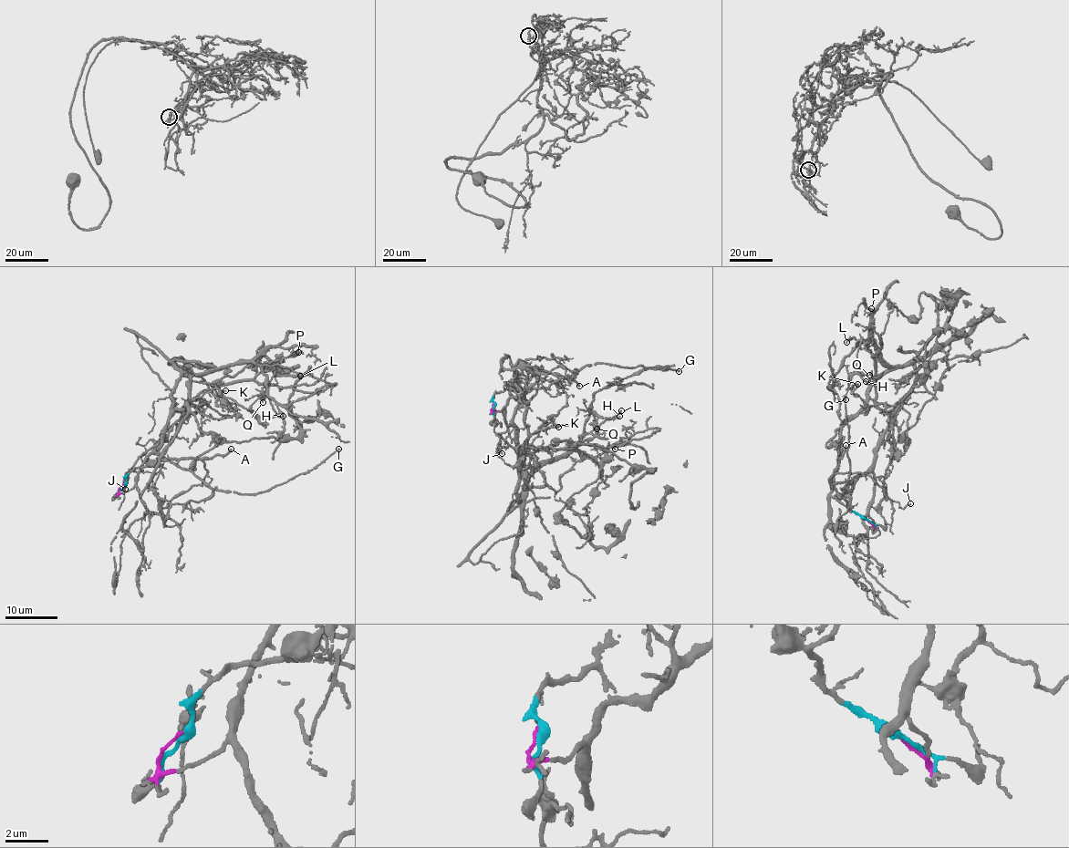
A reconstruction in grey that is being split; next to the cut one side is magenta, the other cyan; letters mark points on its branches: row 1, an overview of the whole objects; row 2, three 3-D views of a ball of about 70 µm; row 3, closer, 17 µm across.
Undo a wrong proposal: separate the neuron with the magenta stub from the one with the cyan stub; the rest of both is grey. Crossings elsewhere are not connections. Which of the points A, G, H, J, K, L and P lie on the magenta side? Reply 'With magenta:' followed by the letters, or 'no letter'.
With magenta: A, G, J

